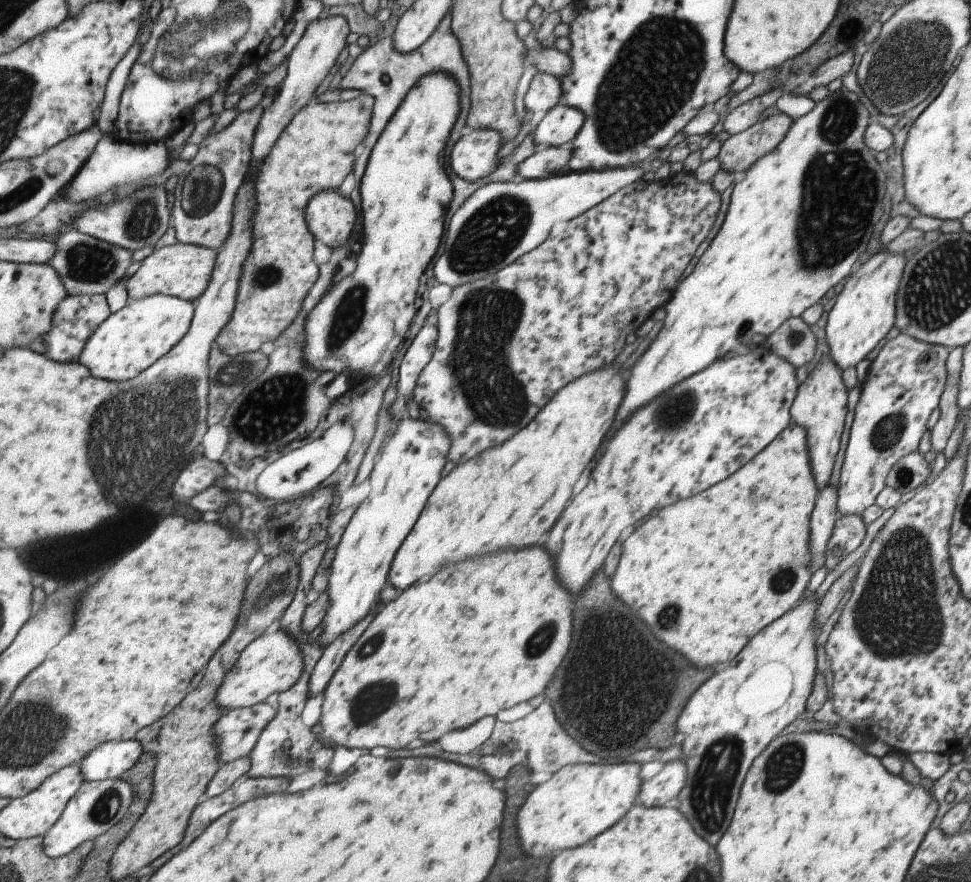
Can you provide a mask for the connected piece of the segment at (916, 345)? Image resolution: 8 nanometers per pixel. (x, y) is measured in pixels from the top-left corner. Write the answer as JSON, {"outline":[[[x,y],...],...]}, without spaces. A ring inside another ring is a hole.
{"outline":[[[901,332],[892,340],[888,340],[871,362],[854,410],[844,464],[838,480],[839,514],[862,514],[866,508],[874,505],[876,496],[886,488],[886,476],[890,474],[892,466],[904,456],[918,451],[922,435],[928,431],[926,428],[928,419],[938,408],[946,386],[946,359],[949,351],[949,347],[922,342]]]}

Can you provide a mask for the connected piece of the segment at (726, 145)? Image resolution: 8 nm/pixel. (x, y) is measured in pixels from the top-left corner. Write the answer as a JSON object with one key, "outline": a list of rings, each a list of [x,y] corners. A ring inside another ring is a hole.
{"outline":[[[778,111],[770,114],[766,119],[758,120],[754,126],[750,126],[744,132],[730,135],[730,138],[722,143],[718,155],[721,170],[734,173],[748,170],[749,166],[752,166],[756,160],[760,160],[762,156],[772,152],[782,142],[782,138],[786,136],[793,121],[786,113]]]}

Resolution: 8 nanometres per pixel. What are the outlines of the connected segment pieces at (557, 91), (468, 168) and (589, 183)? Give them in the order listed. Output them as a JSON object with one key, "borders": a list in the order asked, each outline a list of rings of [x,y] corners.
{"borders":[[[[537,72],[530,83],[530,87],[524,96],[524,106],[539,118],[560,103],[562,92],[560,77],[554,74]]],[[[467,126],[450,152],[450,166],[464,180],[486,178],[502,164],[504,158],[498,157],[502,146],[500,132],[492,128],[470,130]]],[[[642,167],[569,171],[548,178],[485,184],[475,190],[448,221],[432,272],[439,284],[457,287],[502,270],[548,238],[556,223],[572,220],[618,190],[642,179]]]]}

